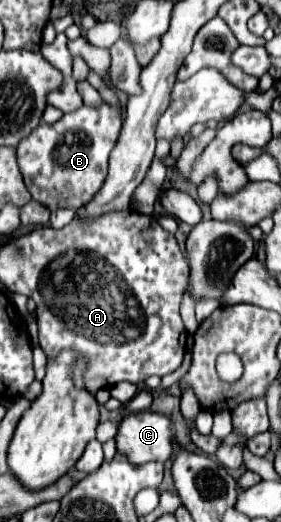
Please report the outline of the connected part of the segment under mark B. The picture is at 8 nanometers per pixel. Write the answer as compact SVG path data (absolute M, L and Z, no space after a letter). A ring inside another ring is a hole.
M103 104L101 108L81 106L55 124L39 124L16 148L18 166L33 200L43 204L49 212L85 206L99 192L107 176L109 154L119 132L121 114L109 104Z

